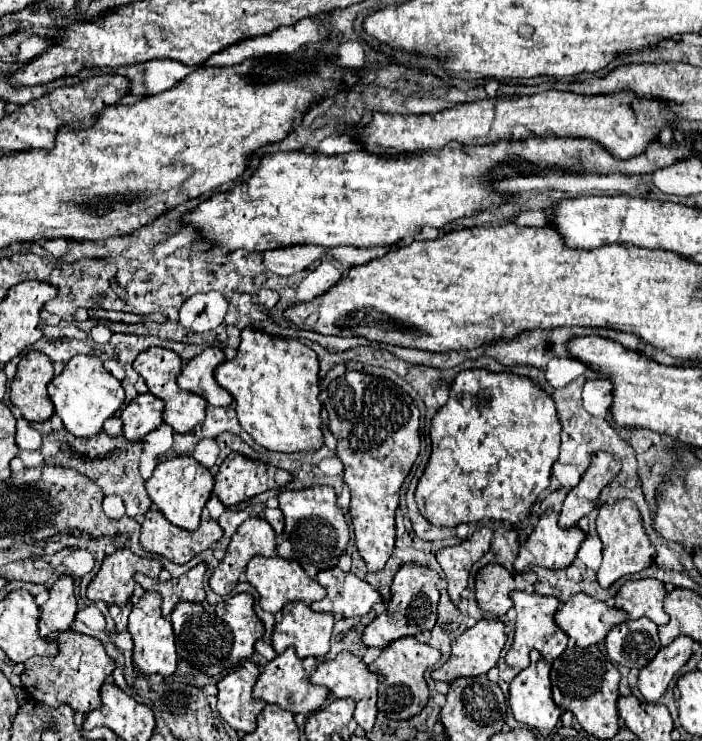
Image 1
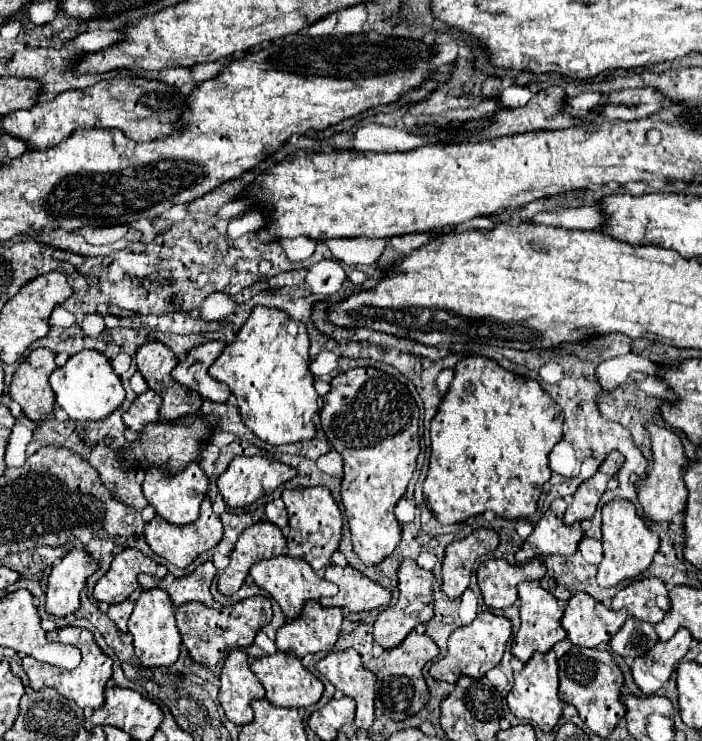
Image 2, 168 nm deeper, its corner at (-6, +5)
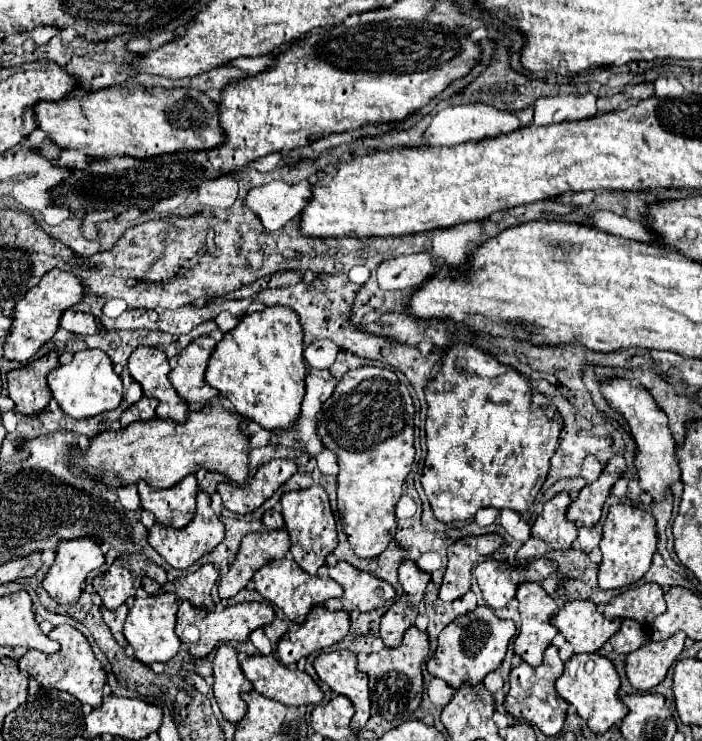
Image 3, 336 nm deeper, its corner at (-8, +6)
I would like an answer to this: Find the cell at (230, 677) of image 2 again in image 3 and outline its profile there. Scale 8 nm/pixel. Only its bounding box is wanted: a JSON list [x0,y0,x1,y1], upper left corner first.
[213,644,253,724]

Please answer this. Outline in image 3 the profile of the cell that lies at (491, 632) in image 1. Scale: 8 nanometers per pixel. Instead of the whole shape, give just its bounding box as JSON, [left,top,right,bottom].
[427,606,515,688]

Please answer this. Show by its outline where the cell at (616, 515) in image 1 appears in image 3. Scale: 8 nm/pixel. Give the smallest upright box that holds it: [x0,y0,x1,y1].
[599,504,657,590]

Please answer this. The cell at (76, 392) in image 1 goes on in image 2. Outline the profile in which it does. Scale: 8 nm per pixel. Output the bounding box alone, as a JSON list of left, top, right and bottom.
[49,351,125,421]

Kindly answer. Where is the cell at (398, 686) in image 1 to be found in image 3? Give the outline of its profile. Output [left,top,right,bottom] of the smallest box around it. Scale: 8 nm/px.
[359,626,429,720]

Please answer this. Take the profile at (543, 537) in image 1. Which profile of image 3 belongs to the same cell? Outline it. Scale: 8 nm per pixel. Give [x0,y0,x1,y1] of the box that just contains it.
[517,492,577,560]

